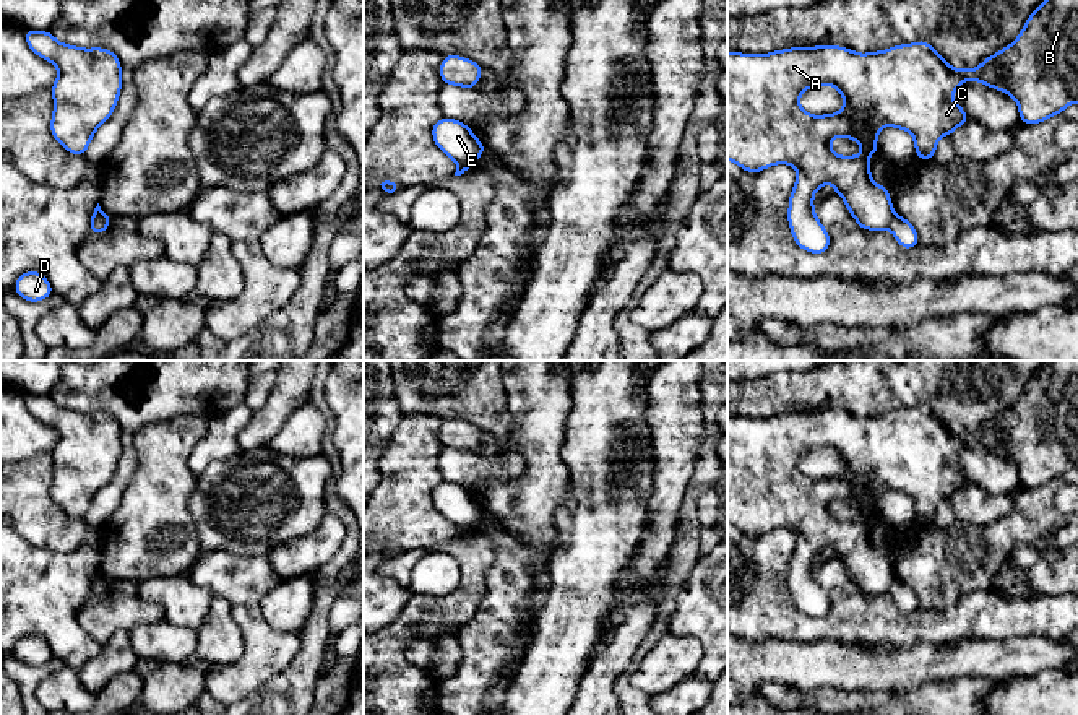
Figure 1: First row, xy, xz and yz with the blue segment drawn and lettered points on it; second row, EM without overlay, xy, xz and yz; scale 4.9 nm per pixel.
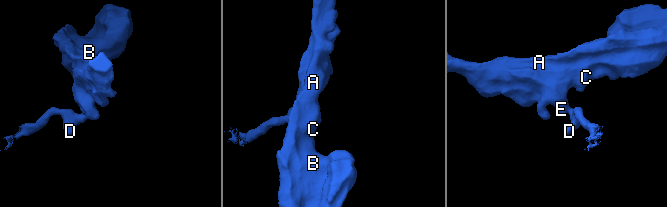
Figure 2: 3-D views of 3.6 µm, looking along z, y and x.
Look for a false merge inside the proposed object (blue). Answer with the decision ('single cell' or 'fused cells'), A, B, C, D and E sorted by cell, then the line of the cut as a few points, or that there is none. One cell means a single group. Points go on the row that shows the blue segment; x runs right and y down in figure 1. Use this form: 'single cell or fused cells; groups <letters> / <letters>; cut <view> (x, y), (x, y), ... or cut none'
fused cells; groups A B C E / D; cut xy (109, 220), (93, 223)

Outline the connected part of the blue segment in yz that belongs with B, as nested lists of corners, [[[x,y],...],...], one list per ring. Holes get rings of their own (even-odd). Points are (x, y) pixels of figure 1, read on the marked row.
[[[1044,0],[1026,20],[1013,44],[987,57],[977,68],[956,70],[925,41],[901,44],[886,50],[857,54],[839,46],[792,47],[771,54],[727,52],[727,159],[747,172],[760,172],[773,164],[792,164],[797,180],[789,197],[787,221],[796,244],[812,254],[830,249],[830,236],[815,216],[813,193],[831,182],[834,193],[841,195],[851,216],[867,231],[890,229],[896,216],[885,185],[877,185],[870,176],[869,156],[878,153],[877,135],[885,127],[896,127],[914,136],[916,156],[934,159],[938,140],[953,135],[955,128],[969,120],[961,106],[951,101],[961,83],[979,83],[1010,94],[1020,109],[1023,124],[1039,124],[1060,114],[1070,102],[1078,102],[1078,0]],[[820,84],[831,84],[844,99],[836,114],[810,115],[799,106],[799,96]],[[836,136],[856,140],[862,151],[859,156],[838,156],[831,151]]]

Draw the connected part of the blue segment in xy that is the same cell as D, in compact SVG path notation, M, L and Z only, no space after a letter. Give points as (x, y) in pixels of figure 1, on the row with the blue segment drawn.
M26 271L18 276L15 291L26 301L39 302L49 297L54 289L47 278L39 271Z

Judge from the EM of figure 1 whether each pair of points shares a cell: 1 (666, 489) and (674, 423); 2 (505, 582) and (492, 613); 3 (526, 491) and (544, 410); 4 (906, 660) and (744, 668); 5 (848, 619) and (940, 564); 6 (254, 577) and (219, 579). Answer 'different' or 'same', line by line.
1: same
2: same
3: same
4: same
5: different
6: same

